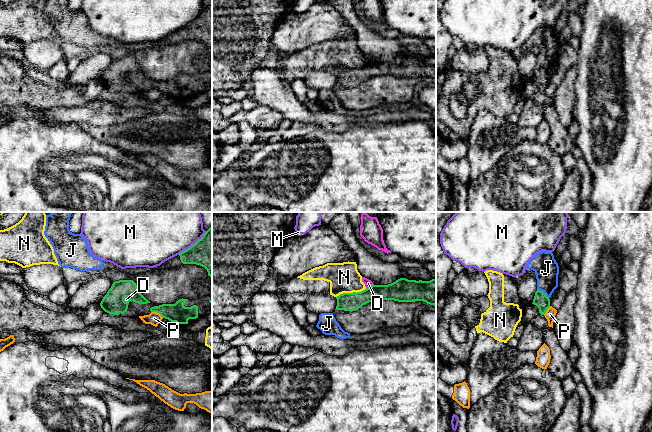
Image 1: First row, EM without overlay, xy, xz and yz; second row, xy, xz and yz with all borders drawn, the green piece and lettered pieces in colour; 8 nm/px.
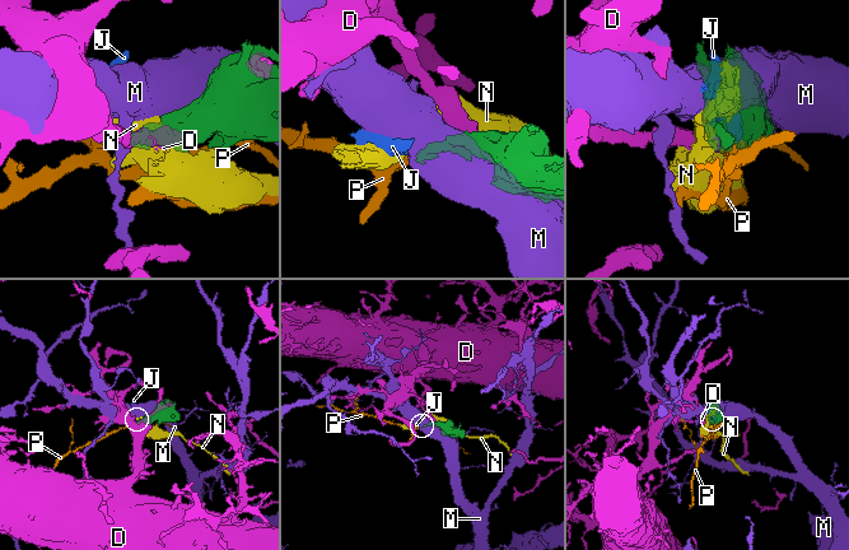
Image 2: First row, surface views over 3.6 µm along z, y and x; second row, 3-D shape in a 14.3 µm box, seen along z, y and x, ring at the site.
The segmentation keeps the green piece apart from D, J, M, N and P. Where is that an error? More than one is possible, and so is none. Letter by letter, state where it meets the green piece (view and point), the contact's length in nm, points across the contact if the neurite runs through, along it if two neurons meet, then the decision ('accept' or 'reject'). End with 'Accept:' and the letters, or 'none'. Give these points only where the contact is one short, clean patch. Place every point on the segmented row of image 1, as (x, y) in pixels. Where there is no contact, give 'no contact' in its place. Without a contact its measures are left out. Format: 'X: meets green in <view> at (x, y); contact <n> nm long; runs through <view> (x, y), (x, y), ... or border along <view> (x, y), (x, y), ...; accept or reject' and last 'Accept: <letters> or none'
D: meets green in xz at (369, 287); contact 80 nm long; reject
J: meets green in yz at (543, 292); contact 130 nm long; runs through yz (540, 299), (543, 292), (546, 285), (546, 268); accept
M: meets green in xy at (192, 245); contact 300 nm long; reject
N: meets green in xz at (350, 293); contact 260 nm long; border along xz (365, 288), (356, 292), (343, 292), (336, 297); reject
P: meets green in xy at (157, 312); contact 120 nm long; reject
Accept: J

